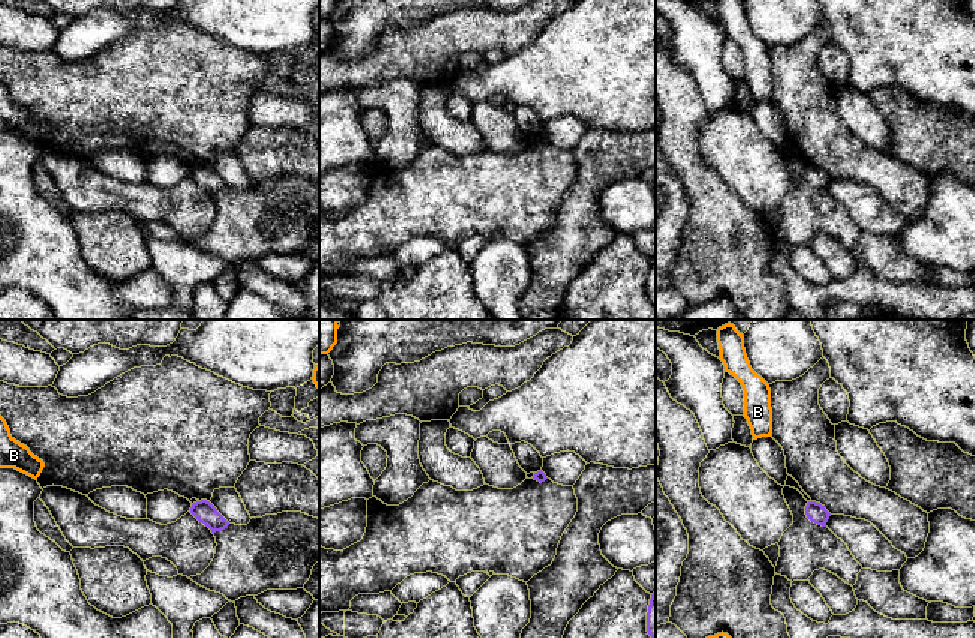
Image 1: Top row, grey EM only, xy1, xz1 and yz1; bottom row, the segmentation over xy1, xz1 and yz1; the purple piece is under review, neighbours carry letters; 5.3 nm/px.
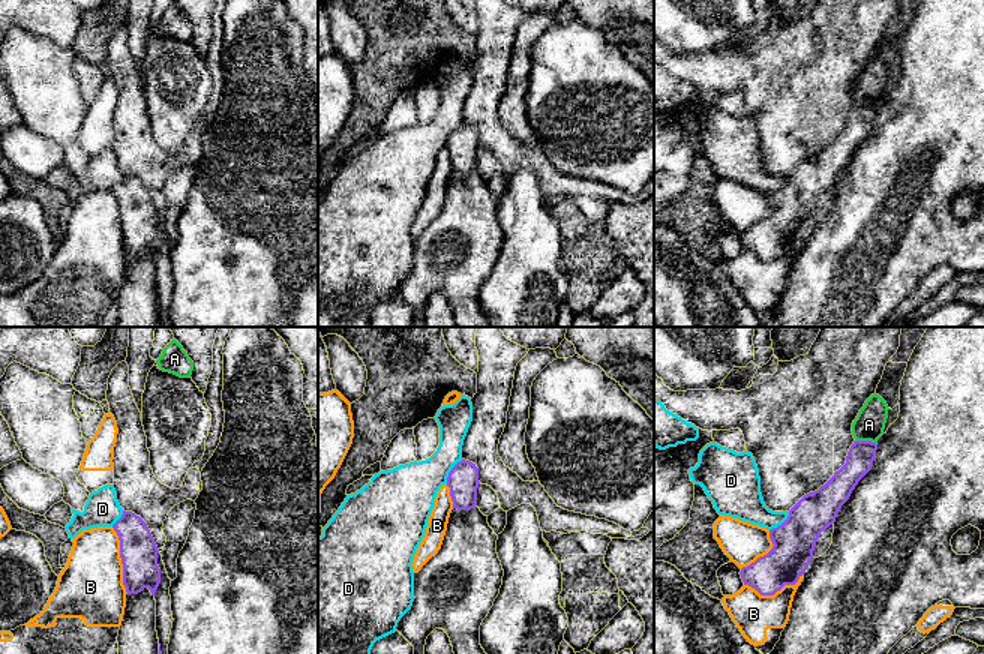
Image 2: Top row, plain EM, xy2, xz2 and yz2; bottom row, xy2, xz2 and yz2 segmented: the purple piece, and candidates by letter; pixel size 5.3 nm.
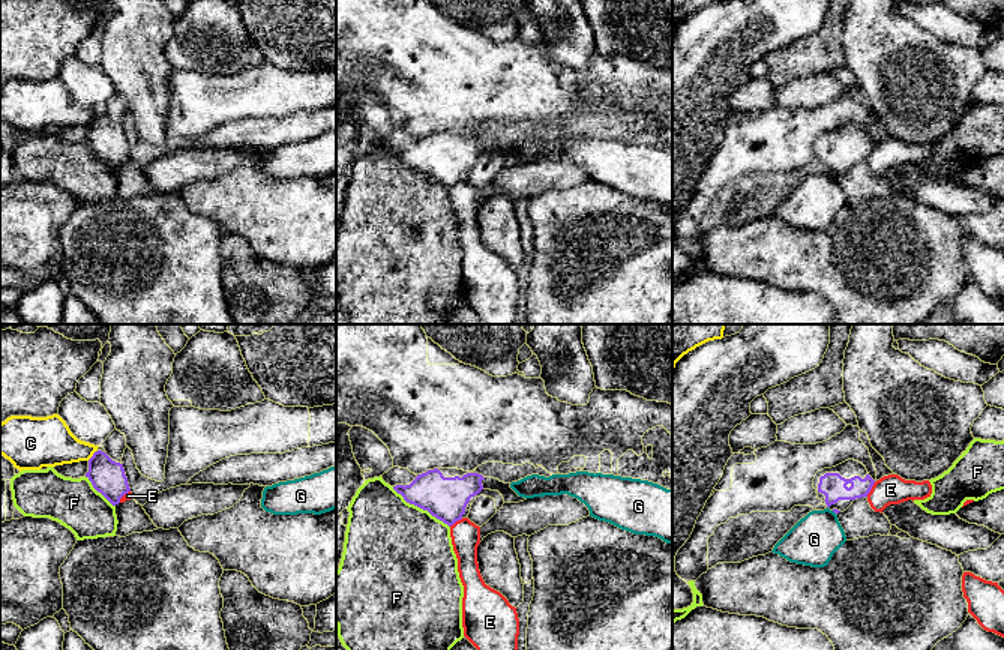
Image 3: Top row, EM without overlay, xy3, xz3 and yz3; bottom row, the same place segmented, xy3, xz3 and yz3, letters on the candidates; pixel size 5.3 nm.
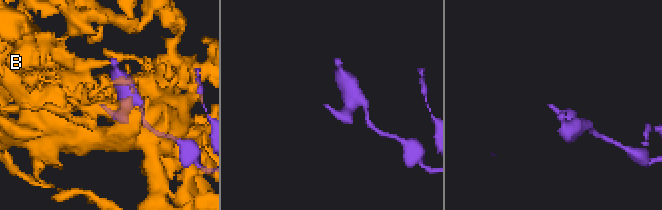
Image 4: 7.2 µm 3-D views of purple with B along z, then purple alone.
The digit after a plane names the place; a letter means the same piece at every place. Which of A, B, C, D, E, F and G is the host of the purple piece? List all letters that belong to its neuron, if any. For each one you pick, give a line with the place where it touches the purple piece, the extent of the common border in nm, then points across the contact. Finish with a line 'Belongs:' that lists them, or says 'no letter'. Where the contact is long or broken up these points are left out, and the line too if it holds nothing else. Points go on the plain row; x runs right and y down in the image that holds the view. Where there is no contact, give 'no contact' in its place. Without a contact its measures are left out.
Belongs: no letter

